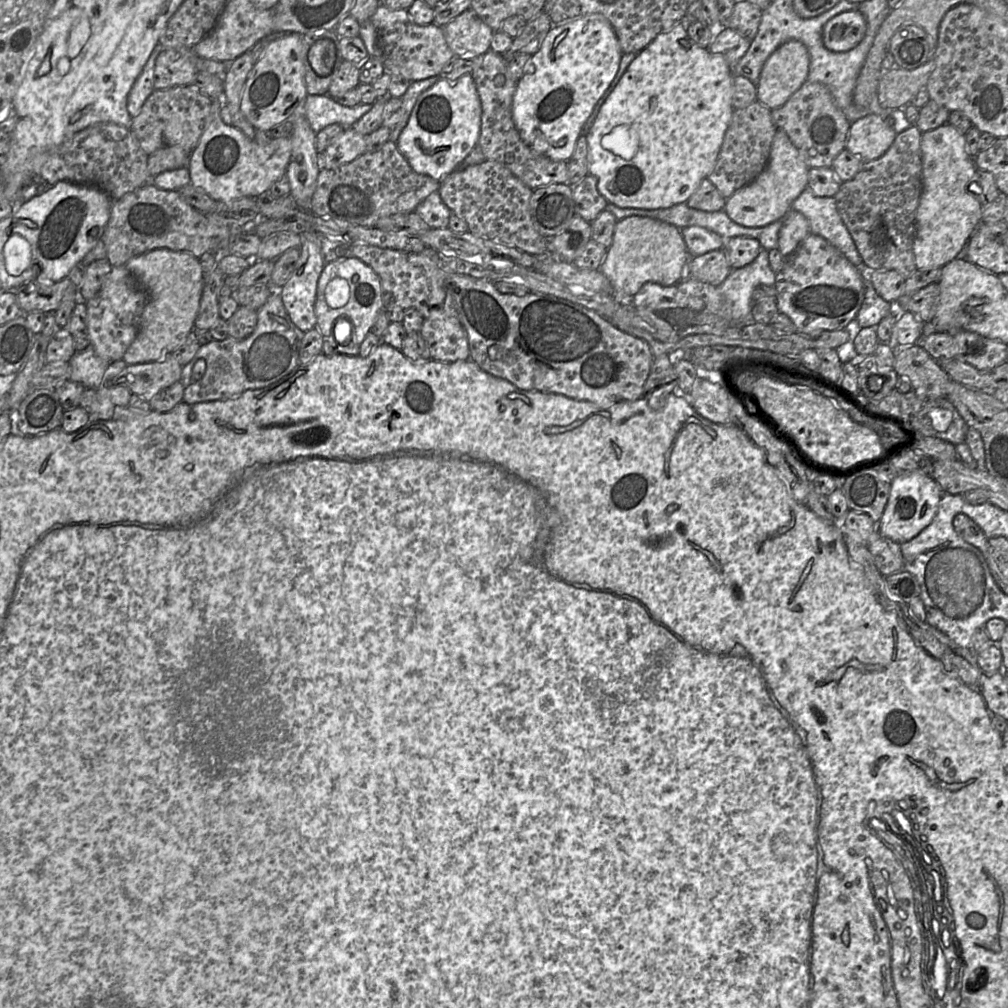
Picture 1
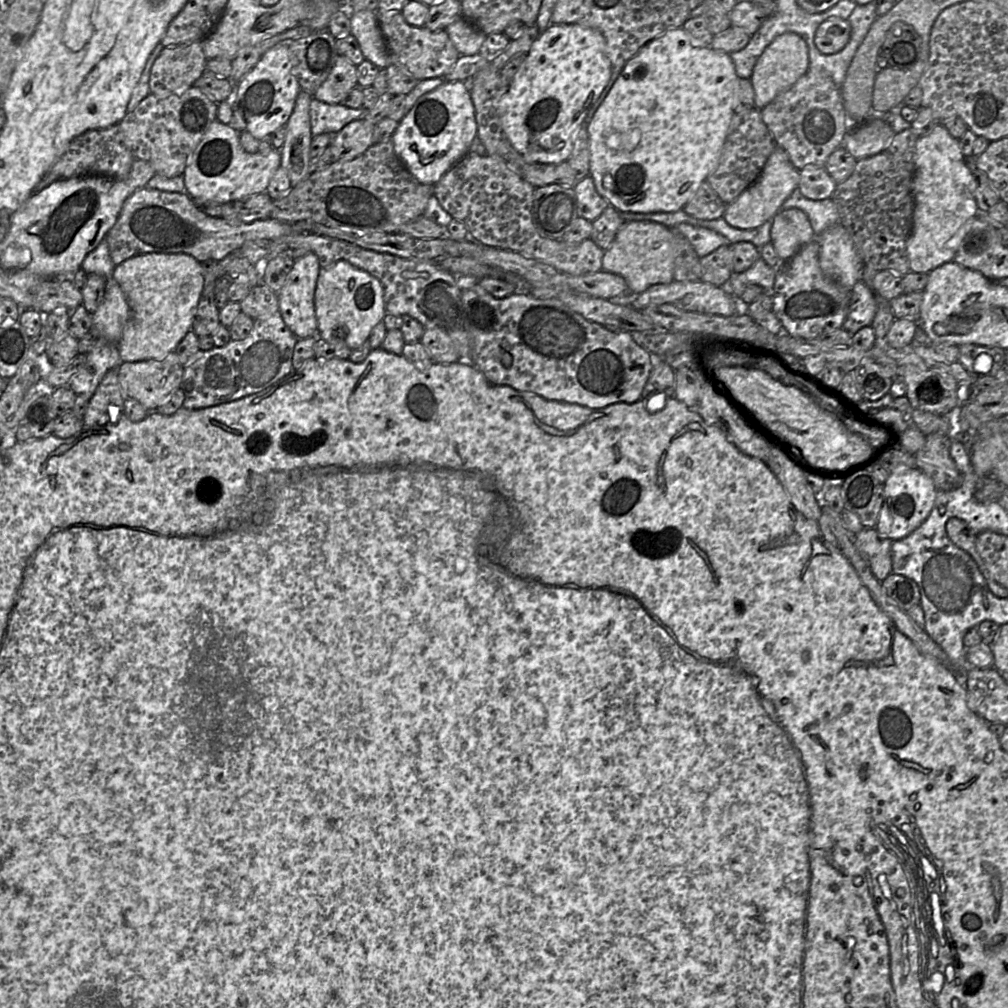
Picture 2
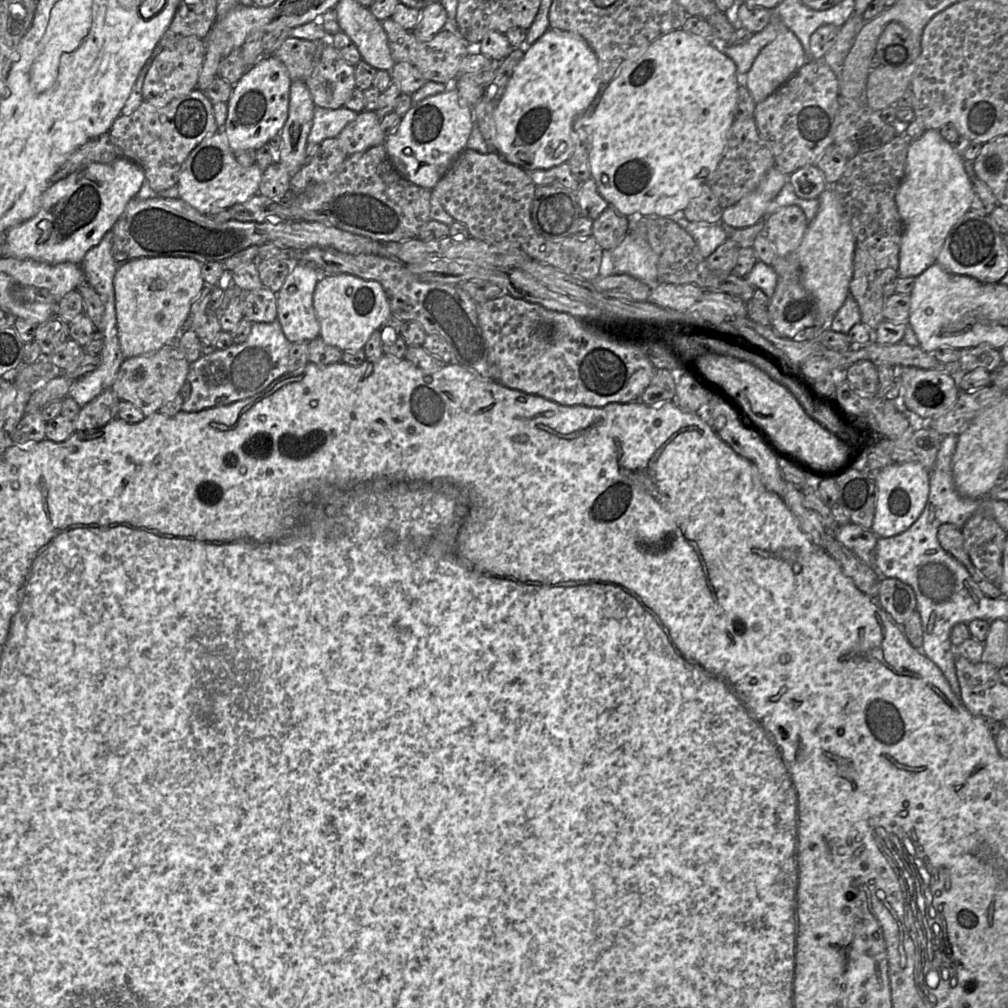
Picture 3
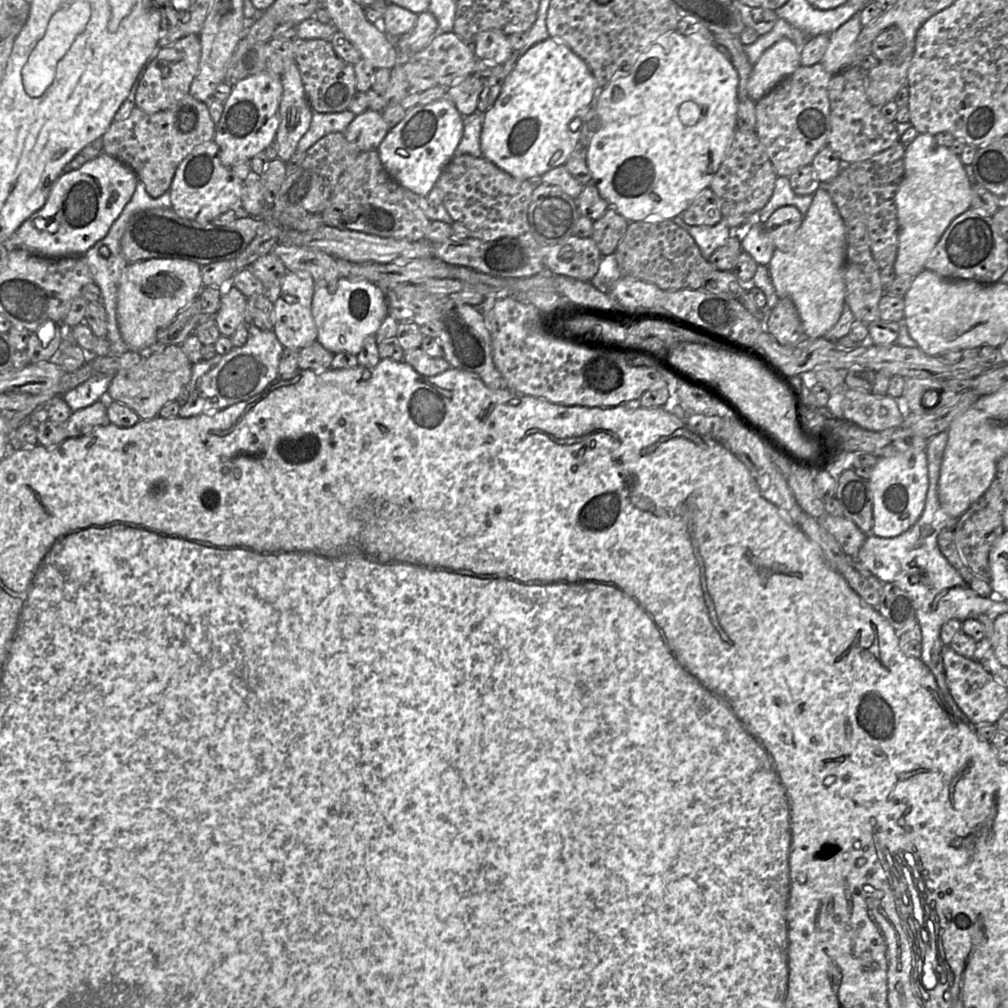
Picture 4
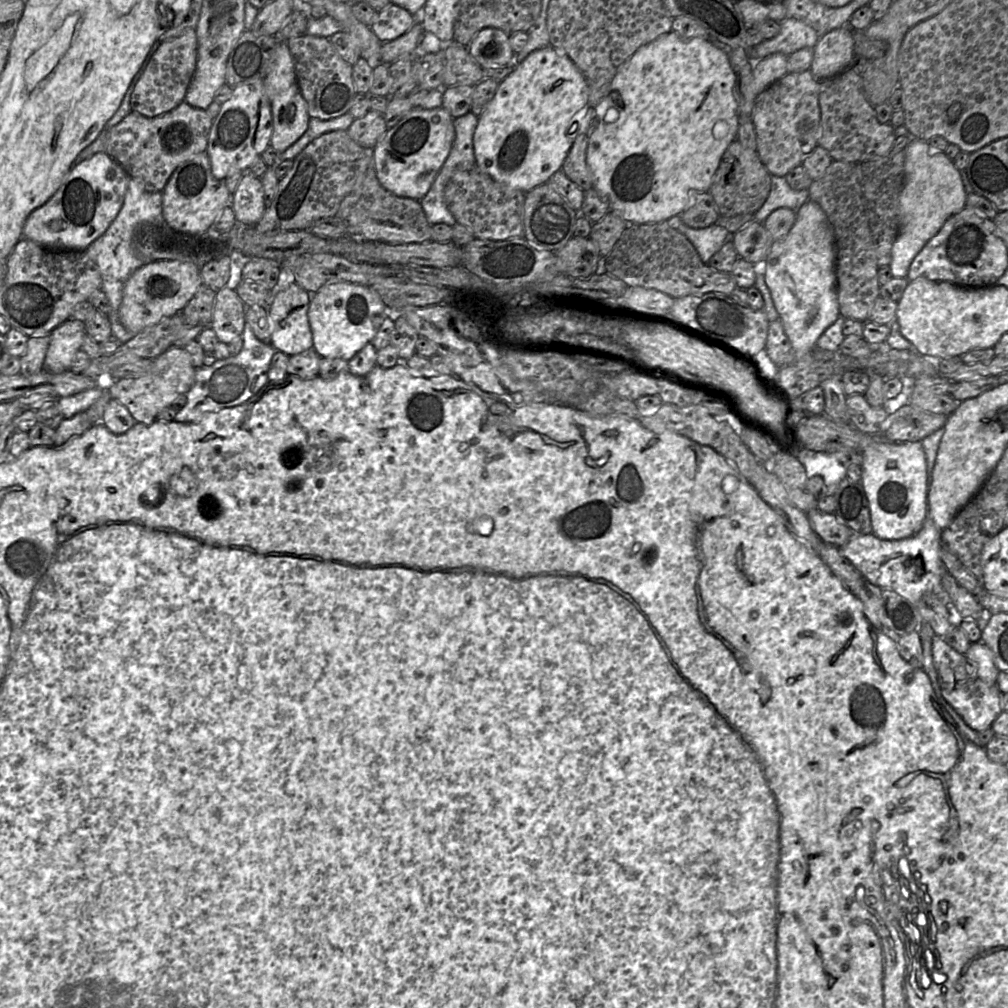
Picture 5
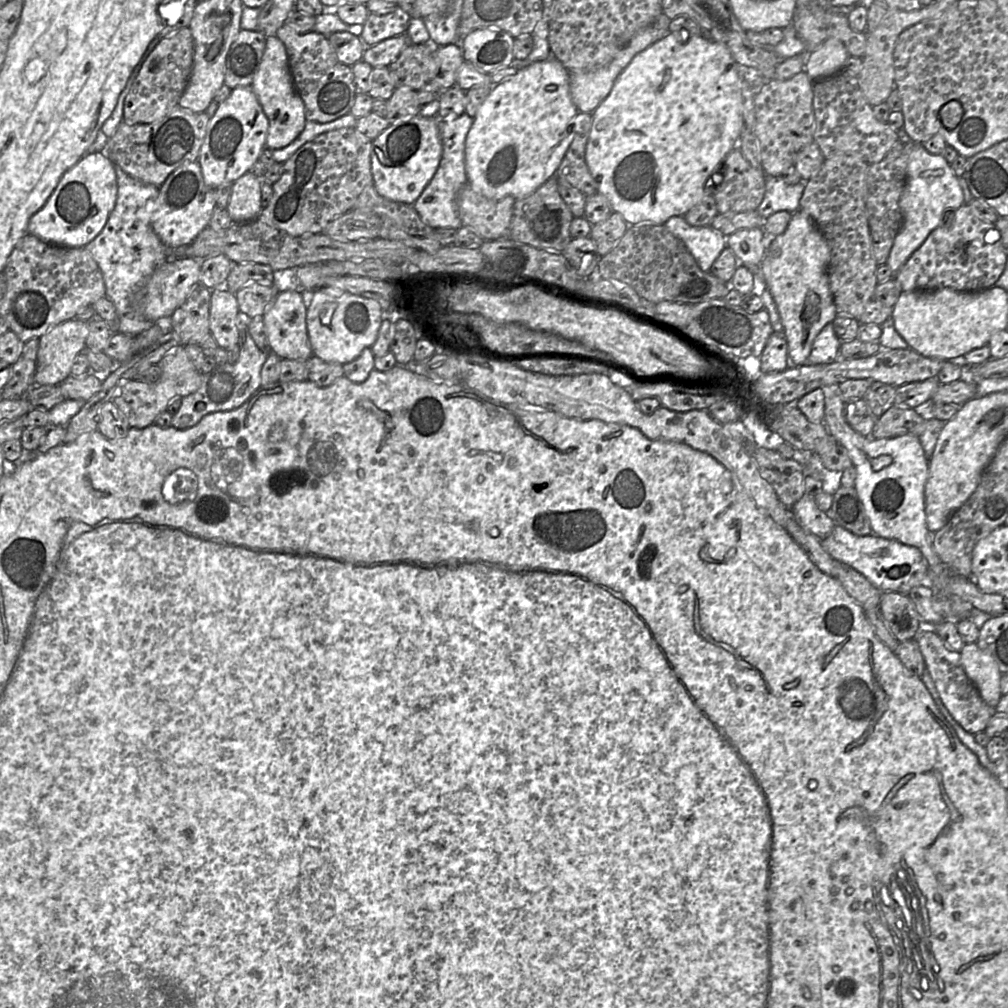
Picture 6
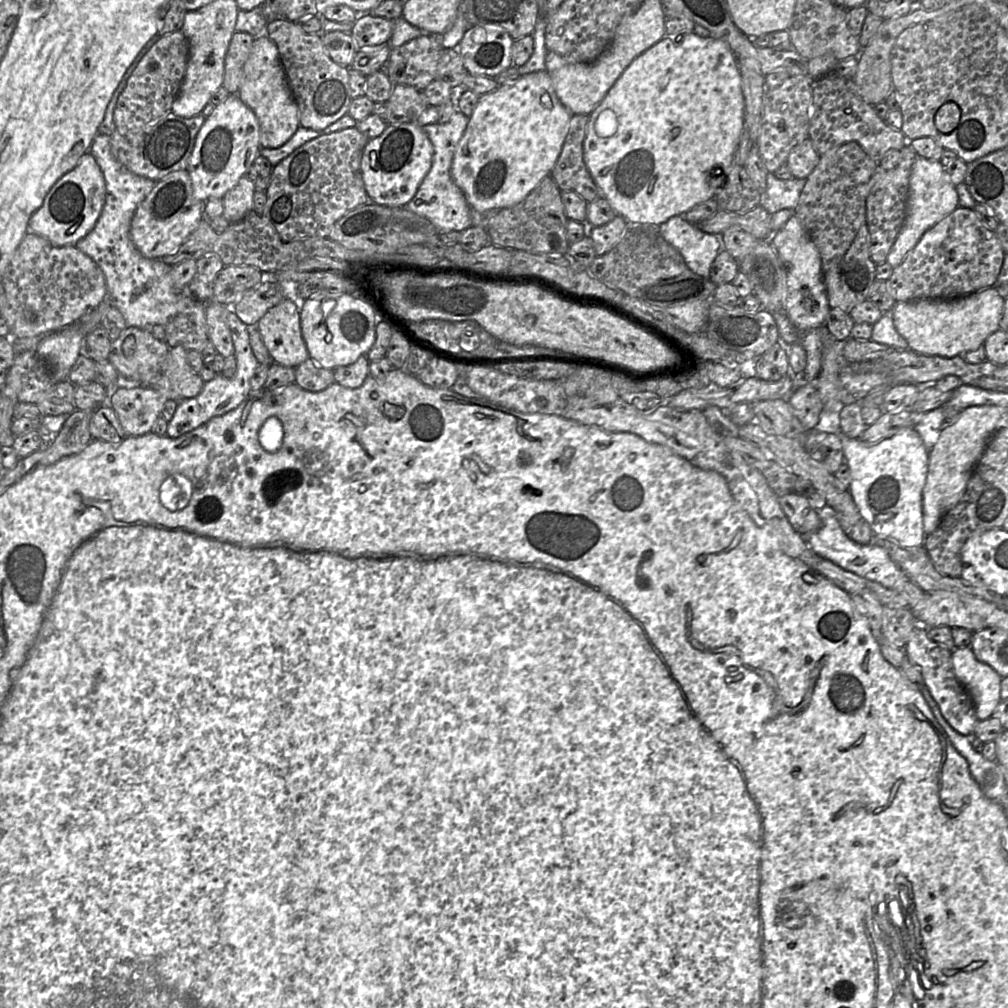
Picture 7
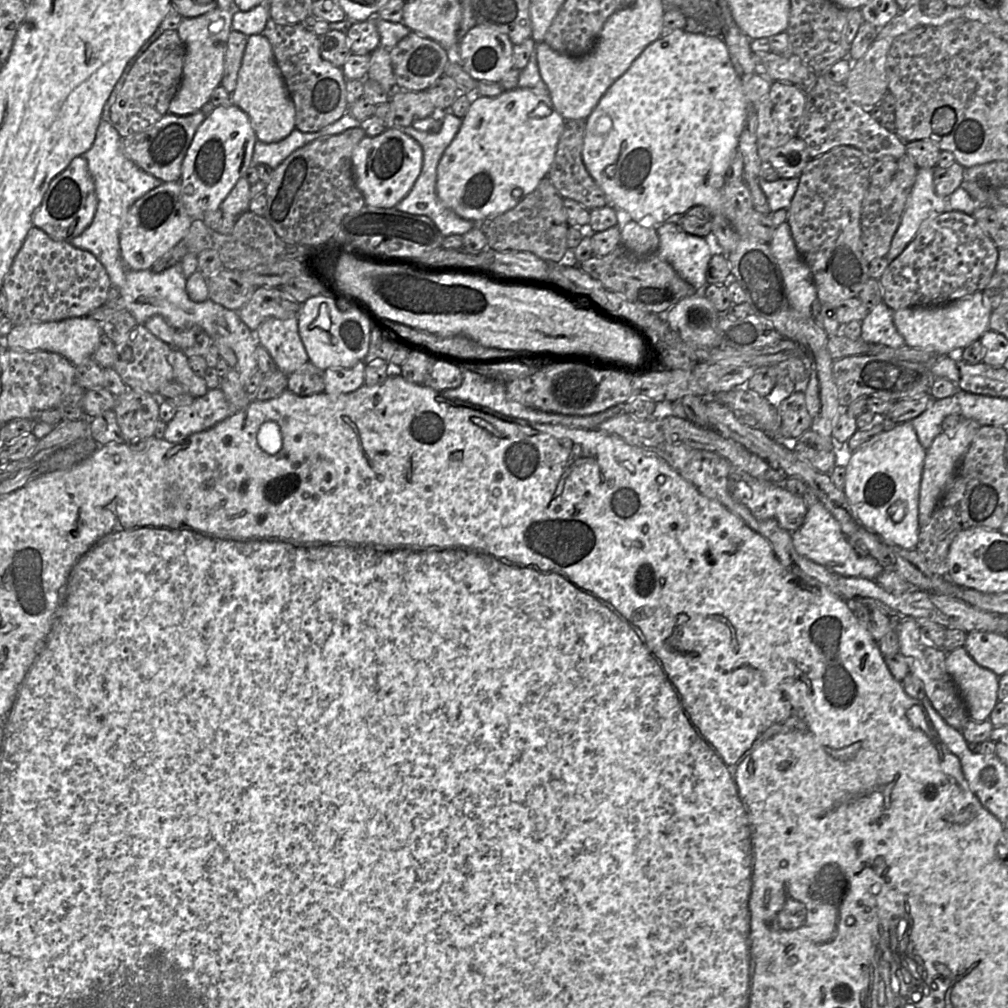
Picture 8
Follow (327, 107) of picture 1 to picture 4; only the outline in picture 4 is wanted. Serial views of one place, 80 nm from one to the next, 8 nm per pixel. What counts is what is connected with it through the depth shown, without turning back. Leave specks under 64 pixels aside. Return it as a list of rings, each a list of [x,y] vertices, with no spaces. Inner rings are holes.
[[[349,109],[338,113],[320,113],[313,111],[308,131],[300,139],[291,157],[291,172],[294,172],[303,162],[307,150],[322,137],[334,133],[343,133],[356,115]]]

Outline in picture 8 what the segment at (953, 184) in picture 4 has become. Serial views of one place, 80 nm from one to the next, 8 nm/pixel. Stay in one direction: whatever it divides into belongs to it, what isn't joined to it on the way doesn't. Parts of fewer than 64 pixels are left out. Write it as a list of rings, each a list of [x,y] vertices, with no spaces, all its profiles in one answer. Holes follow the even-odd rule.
[[[918,168],[915,183],[910,192],[900,225],[893,236],[890,249],[885,256],[893,261],[916,236],[921,224],[933,215],[949,209],[948,198],[936,194],[934,170]]]

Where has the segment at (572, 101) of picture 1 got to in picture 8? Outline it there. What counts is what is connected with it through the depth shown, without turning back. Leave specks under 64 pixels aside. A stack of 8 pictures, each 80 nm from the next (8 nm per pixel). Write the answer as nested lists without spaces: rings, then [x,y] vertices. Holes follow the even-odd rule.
[[[528,88],[504,90],[497,97],[481,96],[470,105],[461,127],[444,151],[436,175],[439,199],[459,217],[481,222],[513,209],[547,177],[566,120],[555,109],[549,94]]]

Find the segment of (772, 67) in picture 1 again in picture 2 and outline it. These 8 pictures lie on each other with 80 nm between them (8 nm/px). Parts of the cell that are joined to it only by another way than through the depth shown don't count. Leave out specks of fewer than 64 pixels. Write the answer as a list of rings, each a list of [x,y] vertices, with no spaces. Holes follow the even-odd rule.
[[[786,32],[777,36],[757,60],[751,83],[755,91],[755,105],[764,108],[778,95],[791,88],[797,80],[809,70],[809,49],[806,41],[795,32]]]

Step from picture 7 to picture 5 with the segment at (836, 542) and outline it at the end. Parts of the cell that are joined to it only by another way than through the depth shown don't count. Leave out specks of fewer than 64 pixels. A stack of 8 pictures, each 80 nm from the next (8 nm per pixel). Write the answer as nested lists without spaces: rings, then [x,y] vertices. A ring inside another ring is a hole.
[[[927,502],[927,517],[921,527],[921,529],[913,536],[901,540],[882,540],[876,537],[873,534],[868,534],[868,535],[860,535],[860,534],[853,534],[852,537],[848,540],[848,542],[844,546],[838,547],[840,550],[841,555],[846,558],[852,565],[853,567],[863,576],[863,578],[868,581],[869,583],[881,588],[881,589],[888,589],[892,590],[899,595],[907,598],[909,601],[911,601],[915,606],[917,606],[917,602],[921,599],[921,597],[925,594],[934,594],[935,596],[938,597],[938,599],[947,607],[949,610],[950,614],[954,617],[958,617],[955,611],[949,608],[949,604],[951,603],[951,600],[948,596],[947,593],[944,592],[943,587],[942,587],[942,577],[944,574],[947,572],[946,568],[943,565],[943,562],[940,558],[940,549],[941,549],[941,540],[940,540],[940,534],[942,530],[939,530],[933,520],[930,518],[928,515],[928,502]]]

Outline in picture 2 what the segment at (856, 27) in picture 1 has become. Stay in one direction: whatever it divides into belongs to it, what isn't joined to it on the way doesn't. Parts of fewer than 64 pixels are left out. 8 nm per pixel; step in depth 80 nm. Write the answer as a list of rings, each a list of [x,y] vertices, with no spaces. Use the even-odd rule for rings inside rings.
[[[832,17],[822,22],[815,34],[815,44],[823,54],[841,51],[849,42],[851,25],[847,19]]]

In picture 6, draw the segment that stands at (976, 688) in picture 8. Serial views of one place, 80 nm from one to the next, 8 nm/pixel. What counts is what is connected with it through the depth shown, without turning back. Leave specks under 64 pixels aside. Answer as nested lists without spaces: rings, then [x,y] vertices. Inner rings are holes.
[[[976,643],[964,644],[960,651],[960,661],[982,700],[995,708],[1002,697],[1000,688],[1002,674],[991,654],[980,649]]]

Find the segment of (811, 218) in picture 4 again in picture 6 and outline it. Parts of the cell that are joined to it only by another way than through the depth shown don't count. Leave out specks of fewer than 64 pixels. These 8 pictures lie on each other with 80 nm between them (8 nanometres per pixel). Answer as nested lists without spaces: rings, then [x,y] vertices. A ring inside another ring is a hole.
[[[799,209],[792,213],[786,230],[772,239],[760,265],[784,328],[790,365],[807,361],[815,338],[837,315],[827,272],[829,260],[826,239],[810,216]]]

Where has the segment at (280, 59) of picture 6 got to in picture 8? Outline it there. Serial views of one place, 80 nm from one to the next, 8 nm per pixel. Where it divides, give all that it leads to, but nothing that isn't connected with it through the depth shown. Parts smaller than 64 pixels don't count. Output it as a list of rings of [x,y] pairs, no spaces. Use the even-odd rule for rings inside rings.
[[[263,34],[248,36],[237,85],[231,93],[231,102],[248,115],[257,139],[264,143],[279,142],[296,129],[294,103],[276,63],[271,44]]]

